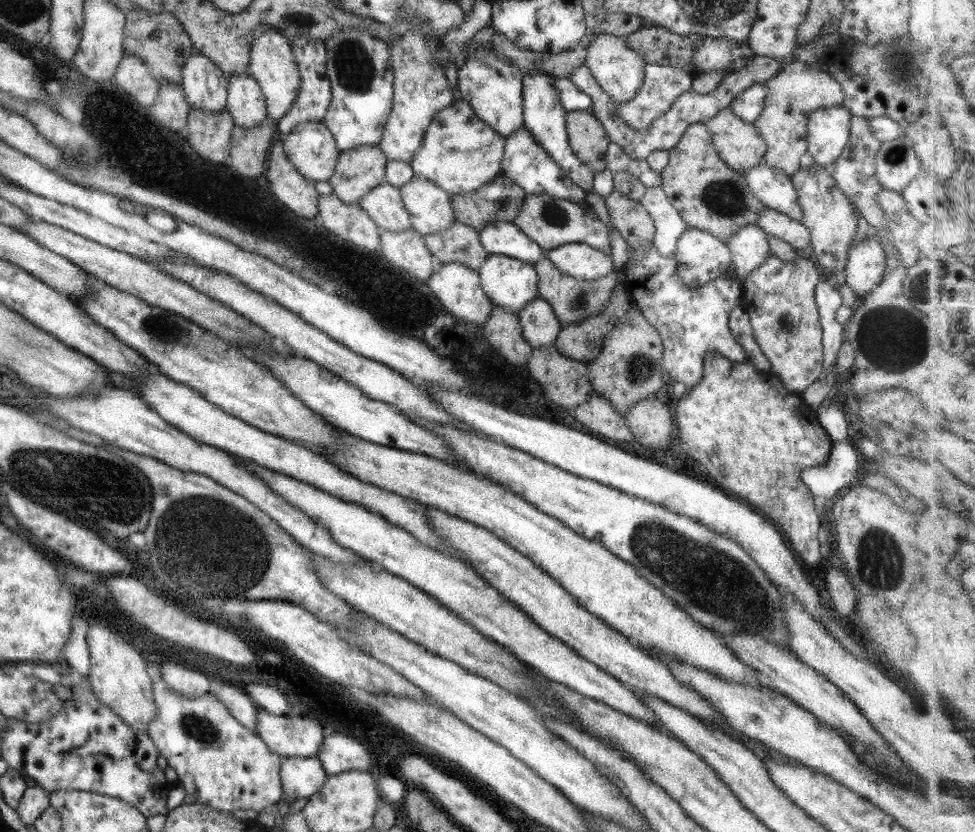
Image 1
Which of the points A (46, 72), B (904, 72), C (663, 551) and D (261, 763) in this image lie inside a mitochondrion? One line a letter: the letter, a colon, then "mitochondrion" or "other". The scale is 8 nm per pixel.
A: other
B: mitochondrion
C: mitochondrion
D: other

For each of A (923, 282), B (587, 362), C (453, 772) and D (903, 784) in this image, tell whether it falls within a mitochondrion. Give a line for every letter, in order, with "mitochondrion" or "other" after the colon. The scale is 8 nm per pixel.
A: mitochondrion
B: other
C: other
D: other

